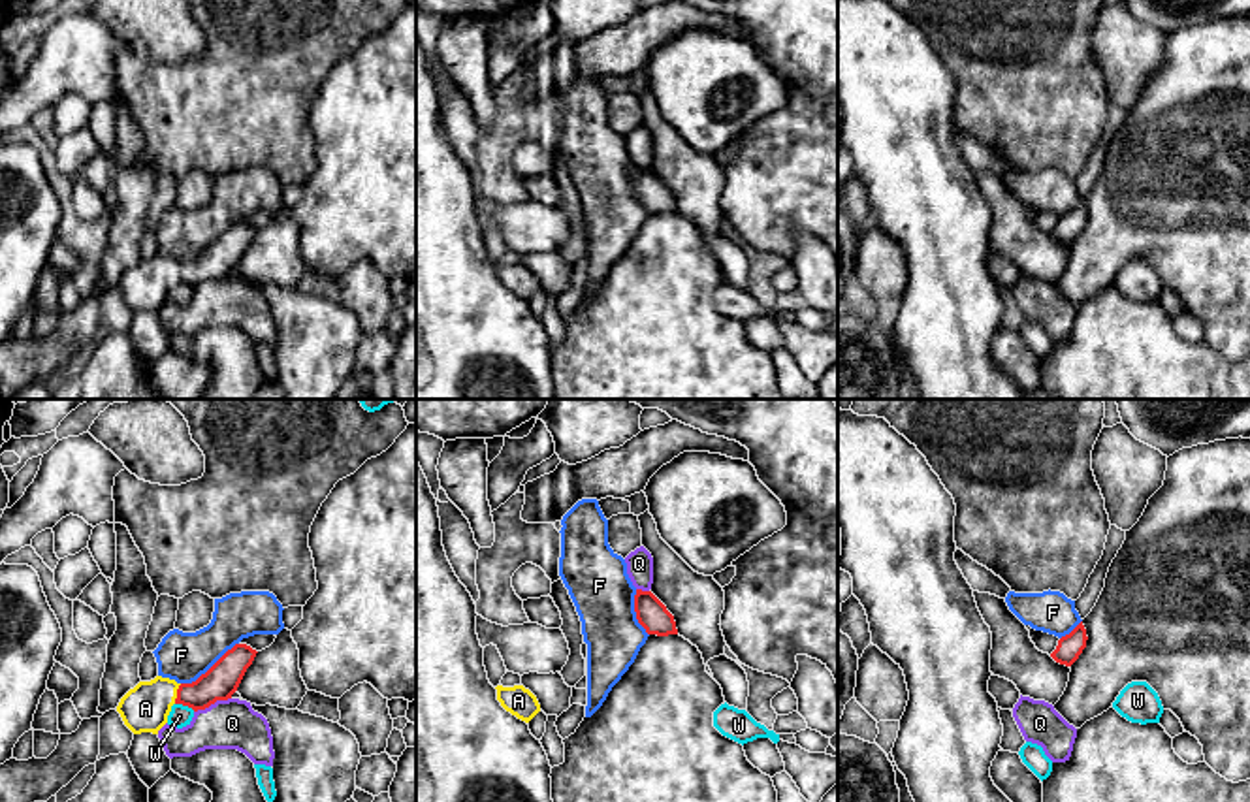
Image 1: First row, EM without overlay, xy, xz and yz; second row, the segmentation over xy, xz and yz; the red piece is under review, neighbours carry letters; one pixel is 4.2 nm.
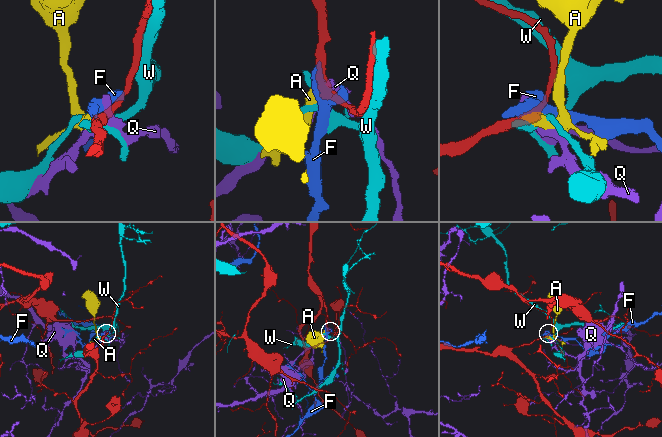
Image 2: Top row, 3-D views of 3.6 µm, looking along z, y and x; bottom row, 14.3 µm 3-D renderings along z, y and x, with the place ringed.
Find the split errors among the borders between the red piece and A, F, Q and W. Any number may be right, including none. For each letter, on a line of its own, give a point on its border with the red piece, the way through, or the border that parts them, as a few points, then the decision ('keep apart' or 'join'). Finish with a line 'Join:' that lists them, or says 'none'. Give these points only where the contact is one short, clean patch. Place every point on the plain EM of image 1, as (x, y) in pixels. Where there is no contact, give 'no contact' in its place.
A: xy (177, 272) | across xy (223, 256), (202, 272), (177, 272), (160, 272), (145, 287) | join
F: xy (211, 245) | keep apart
Q: xy (211, 281) | keep apart
W: xy (185, 283) | keep apart
Join: A

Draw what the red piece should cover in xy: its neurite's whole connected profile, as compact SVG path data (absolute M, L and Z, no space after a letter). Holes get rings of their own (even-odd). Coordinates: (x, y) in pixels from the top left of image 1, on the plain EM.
M235 222L192 262L177 262L162 254L139 260L120 277L117 290L134 313L158 313L168 301L173 282L183 282L198 290L216 279L232 277L256 232L247 222Z

